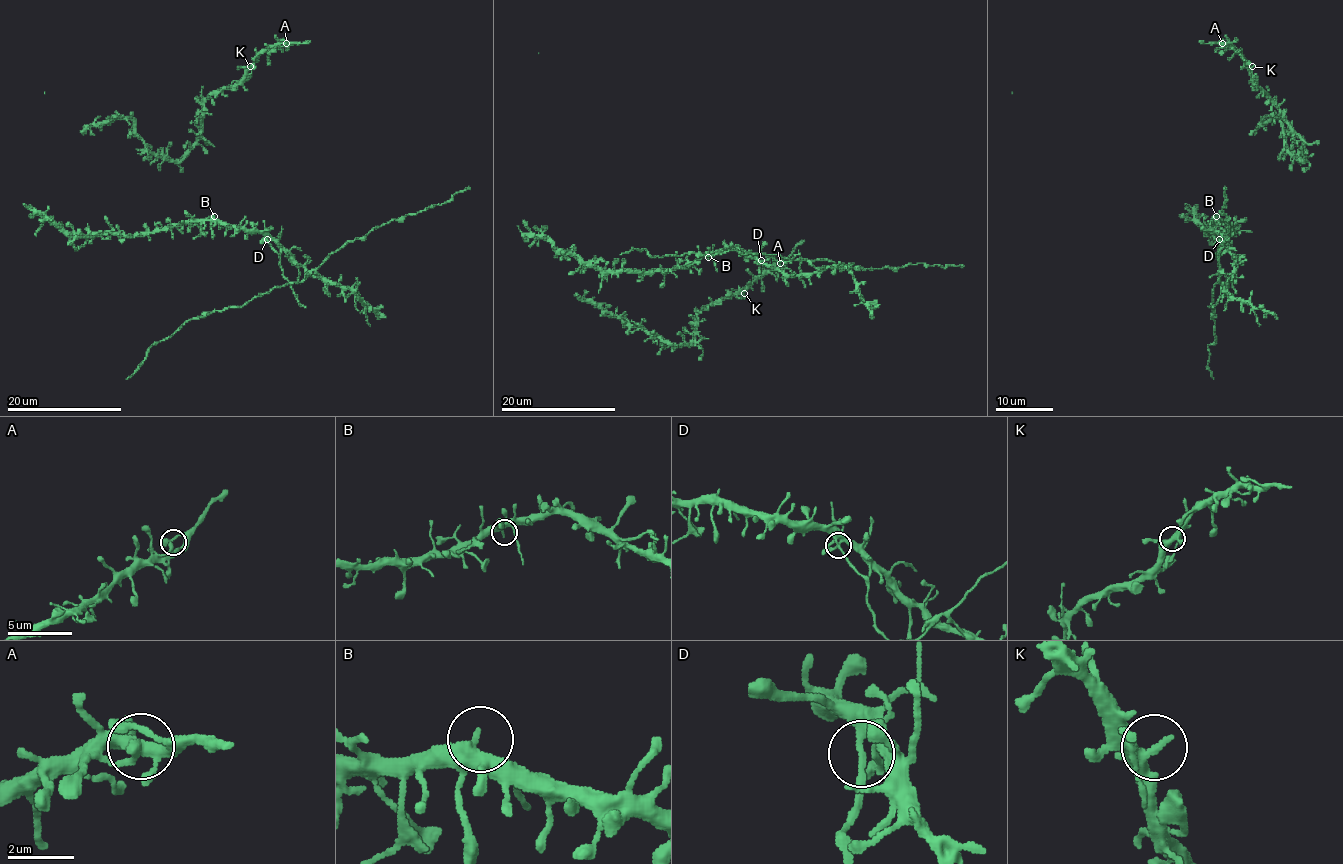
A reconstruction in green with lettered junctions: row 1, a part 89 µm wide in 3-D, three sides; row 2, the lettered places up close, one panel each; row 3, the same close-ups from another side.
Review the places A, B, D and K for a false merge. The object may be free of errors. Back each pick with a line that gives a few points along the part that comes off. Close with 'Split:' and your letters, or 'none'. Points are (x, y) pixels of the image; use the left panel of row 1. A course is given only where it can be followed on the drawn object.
D: (267, 239), (277, 253), (283, 276), (290, 283), (294, 296), (306, 308)
Split: D

